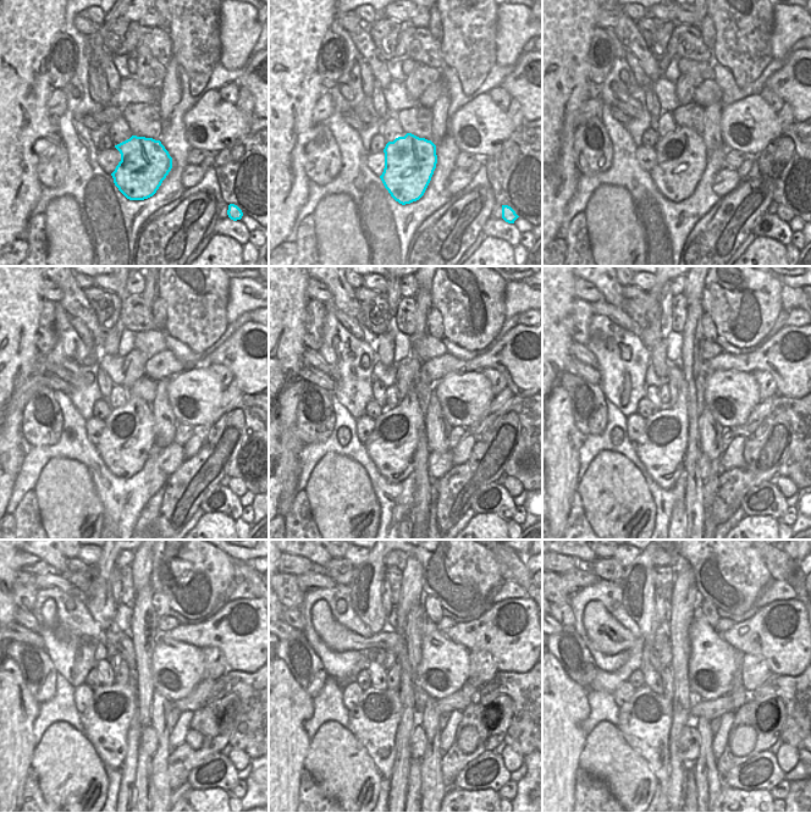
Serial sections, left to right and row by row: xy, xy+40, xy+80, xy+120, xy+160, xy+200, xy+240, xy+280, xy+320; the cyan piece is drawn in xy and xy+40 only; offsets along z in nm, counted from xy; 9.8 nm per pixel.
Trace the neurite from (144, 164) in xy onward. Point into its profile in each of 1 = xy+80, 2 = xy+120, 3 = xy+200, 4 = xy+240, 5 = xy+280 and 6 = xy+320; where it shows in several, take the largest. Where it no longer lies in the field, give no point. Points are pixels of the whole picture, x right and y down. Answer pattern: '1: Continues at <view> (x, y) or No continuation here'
1: Continues at xy+80 (682, 160)
2: Continues at xy+120 (125, 443)
3: Continues at xy+200 (662, 446)
4: Continues at xy+240 (106, 719)
5: Continues at xy+280 (374, 720)
6: Continues at xy+320 (645, 722).

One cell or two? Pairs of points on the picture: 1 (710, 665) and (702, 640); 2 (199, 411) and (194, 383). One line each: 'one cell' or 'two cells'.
1: one cell
2: one cell

